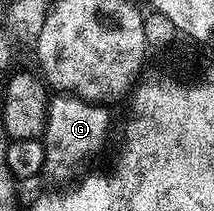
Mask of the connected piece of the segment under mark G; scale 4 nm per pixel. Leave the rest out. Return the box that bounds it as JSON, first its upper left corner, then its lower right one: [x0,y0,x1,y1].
[44,97,110,180]

